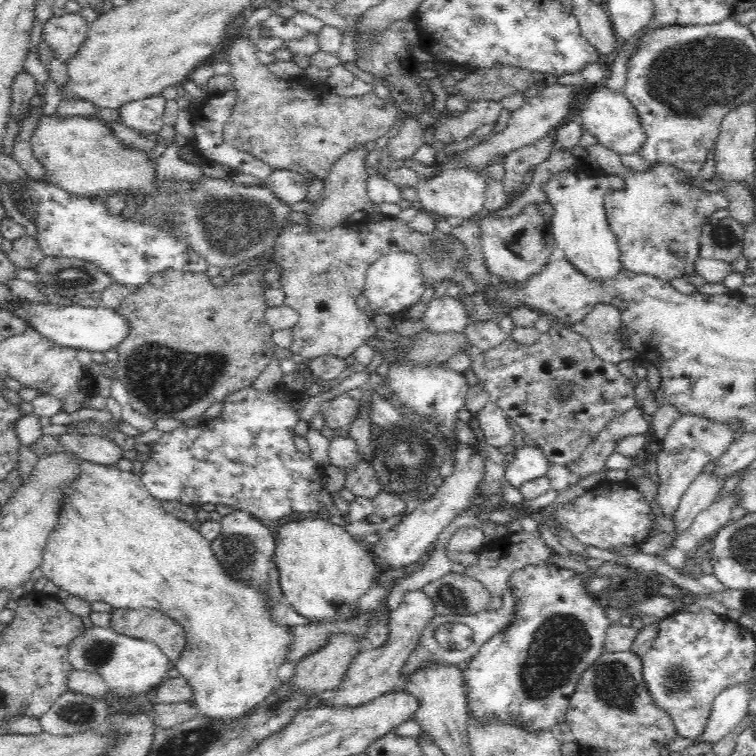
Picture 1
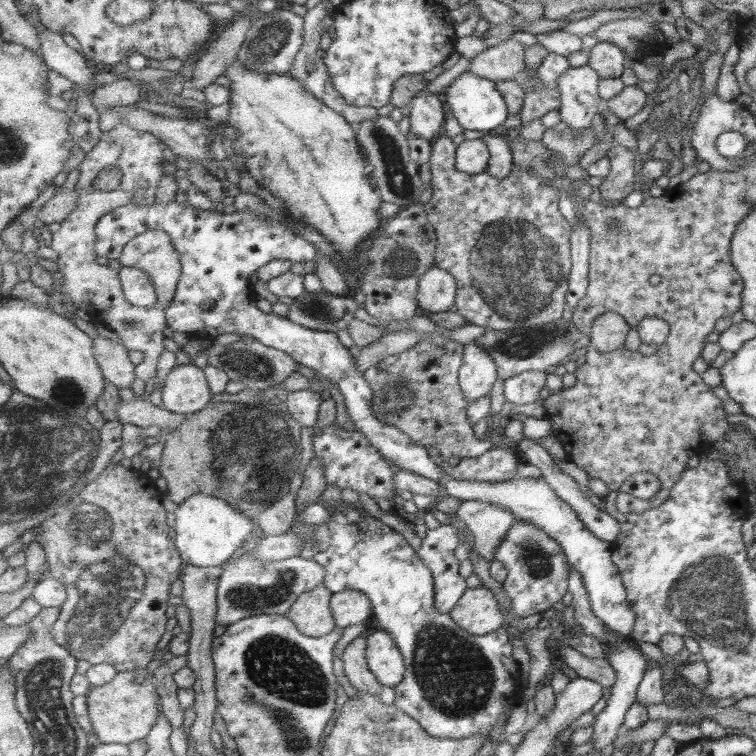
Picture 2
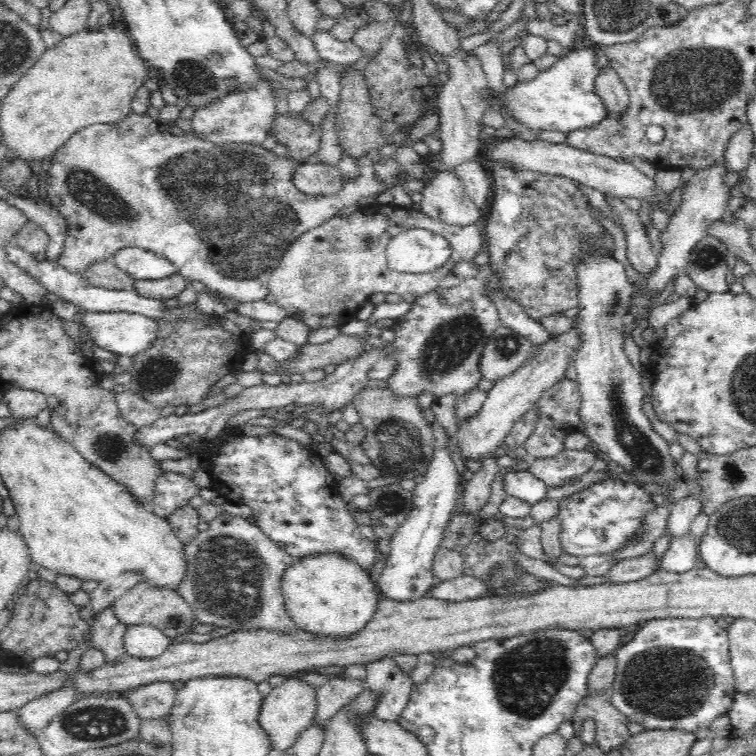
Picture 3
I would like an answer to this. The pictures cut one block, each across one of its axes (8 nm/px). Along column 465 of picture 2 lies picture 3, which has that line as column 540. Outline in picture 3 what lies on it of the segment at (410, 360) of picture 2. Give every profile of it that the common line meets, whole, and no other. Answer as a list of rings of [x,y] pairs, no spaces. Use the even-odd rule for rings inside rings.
[[[560,376],[554,384],[548,385],[539,394],[538,401],[534,404],[536,424],[534,431],[525,443],[529,459],[546,459],[556,457],[565,450],[564,438],[576,433],[584,433],[585,422],[580,415],[582,395],[579,382]]]

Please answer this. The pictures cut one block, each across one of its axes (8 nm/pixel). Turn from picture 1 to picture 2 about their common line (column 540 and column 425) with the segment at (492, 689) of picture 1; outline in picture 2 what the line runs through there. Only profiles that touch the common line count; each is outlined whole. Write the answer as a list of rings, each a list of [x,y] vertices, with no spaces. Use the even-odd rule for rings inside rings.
[[[344,504],[330,508],[333,517],[329,522],[320,524],[310,538],[313,558],[327,570],[325,586],[334,593],[355,589],[370,597],[374,607],[372,621],[394,637],[406,660],[406,676],[395,690],[395,705],[407,715],[419,721],[431,736],[442,739],[470,739],[483,737],[488,742],[491,728],[495,728],[501,714],[508,710],[505,724],[512,708],[522,701],[521,670],[513,658],[513,646],[509,642],[510,628],[477,636],[461,628],[450,613],[443,614],[436,606],[434,574],[424,564],[415,548],[405,538],[381,522],[378,518],[366,515],[356,506]]]

